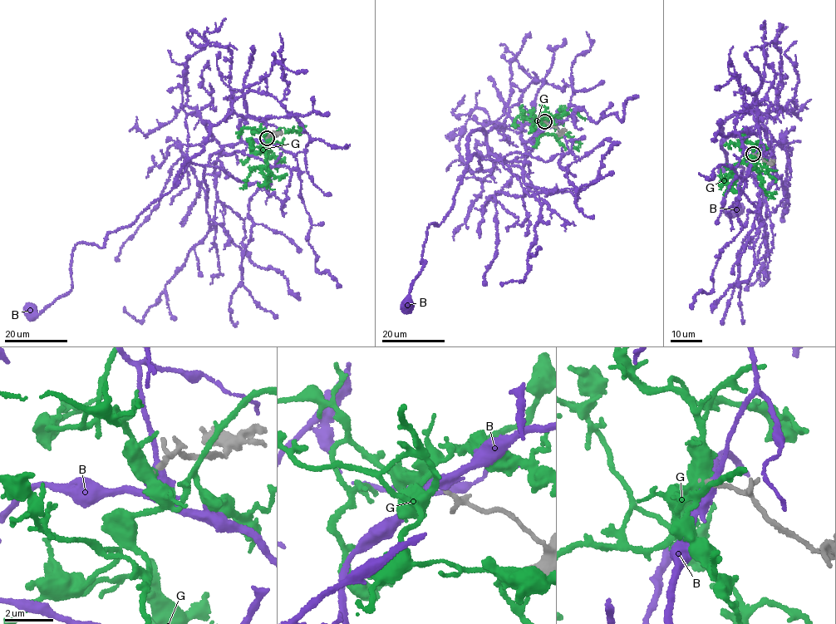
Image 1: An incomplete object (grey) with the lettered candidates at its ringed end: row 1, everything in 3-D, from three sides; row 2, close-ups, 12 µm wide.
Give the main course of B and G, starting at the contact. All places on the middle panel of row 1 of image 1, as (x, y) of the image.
B: (546, 122), (535, 146), (514, 160), (474, 153), (450, 209), (430, 223), (407, 304)
G: (545, 122), (543, 113), (528, 132)

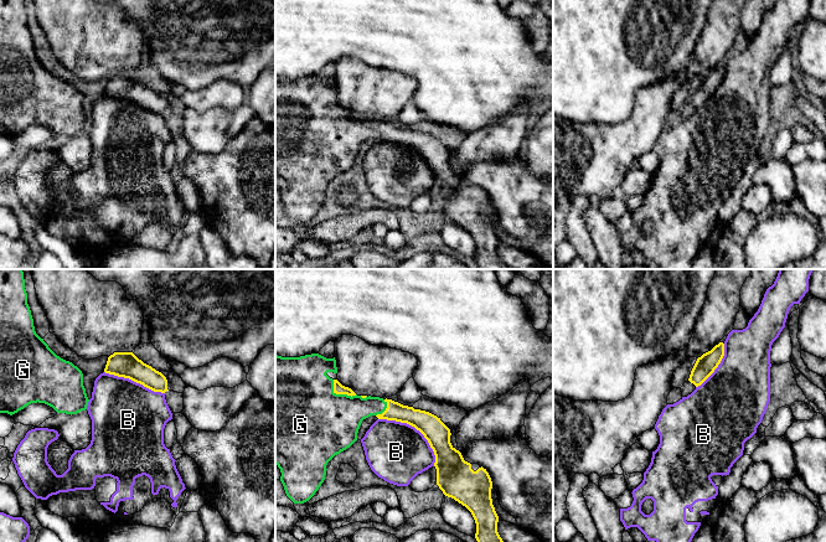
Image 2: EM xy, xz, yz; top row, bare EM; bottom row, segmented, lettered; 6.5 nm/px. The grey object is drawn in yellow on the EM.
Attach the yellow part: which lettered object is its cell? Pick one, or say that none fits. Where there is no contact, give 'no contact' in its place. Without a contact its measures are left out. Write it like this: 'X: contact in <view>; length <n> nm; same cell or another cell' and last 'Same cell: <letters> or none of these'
B: contact in xz; length 480 nm; another cell
G: contact in xz; length 190 nm; same cell
Same cell: G

